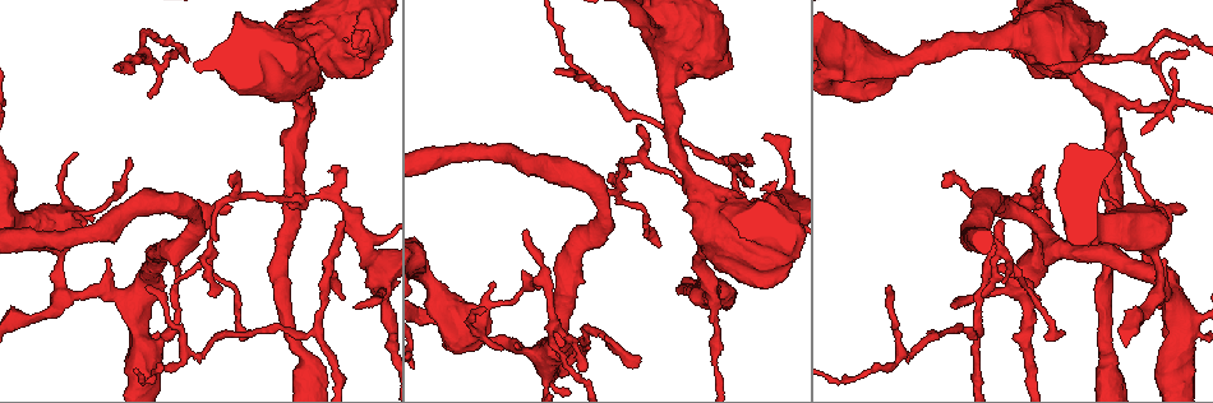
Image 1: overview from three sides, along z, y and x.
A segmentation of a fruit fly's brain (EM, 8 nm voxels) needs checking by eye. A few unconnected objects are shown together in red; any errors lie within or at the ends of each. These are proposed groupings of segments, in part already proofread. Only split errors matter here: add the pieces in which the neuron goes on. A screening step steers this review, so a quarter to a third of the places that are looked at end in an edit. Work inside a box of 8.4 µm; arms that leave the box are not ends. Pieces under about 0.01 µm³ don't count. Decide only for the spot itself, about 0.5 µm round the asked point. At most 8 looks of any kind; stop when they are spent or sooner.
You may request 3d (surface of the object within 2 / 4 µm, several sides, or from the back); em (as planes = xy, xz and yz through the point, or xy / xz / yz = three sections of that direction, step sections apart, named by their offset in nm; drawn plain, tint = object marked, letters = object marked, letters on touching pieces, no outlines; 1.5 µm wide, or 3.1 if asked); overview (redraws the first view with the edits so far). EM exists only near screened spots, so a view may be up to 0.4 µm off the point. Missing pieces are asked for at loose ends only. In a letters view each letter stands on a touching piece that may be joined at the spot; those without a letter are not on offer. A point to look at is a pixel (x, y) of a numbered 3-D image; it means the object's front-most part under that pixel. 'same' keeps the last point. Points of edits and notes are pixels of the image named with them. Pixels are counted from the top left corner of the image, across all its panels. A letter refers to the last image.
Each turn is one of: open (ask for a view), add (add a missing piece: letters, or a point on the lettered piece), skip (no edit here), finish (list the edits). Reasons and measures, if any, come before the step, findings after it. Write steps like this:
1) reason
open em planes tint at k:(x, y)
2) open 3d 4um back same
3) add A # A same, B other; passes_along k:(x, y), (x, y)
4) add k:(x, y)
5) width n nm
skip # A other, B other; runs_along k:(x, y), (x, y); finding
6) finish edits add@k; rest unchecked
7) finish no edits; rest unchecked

tapers out
open em planes letters at 1:(941, 183)

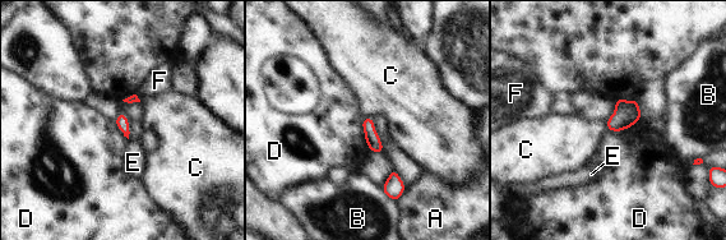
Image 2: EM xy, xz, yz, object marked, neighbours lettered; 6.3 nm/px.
skip # A other, B other, C other, D other, E other, F other; none of them fits

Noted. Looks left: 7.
thin end
open 3d 2um at 1:(73, 153)

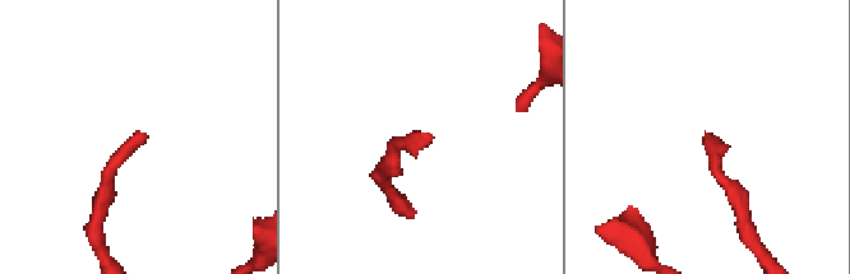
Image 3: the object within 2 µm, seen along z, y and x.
open em xy step 4 letters at 3:(428, 136)

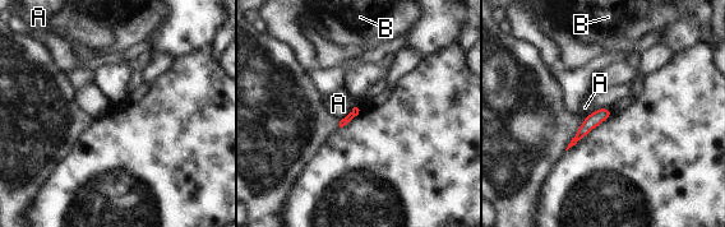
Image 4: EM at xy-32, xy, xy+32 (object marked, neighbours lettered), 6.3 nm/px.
skip # A other, B other; border 4:(354, 107), (340, 121); none of them fits

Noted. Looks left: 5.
free end
open em xz step 8 letters at 1:(638, 366)

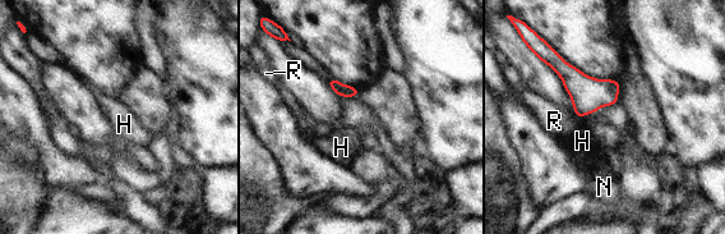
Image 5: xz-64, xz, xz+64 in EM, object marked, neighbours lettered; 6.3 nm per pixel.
cut it another way
open em planes letters same

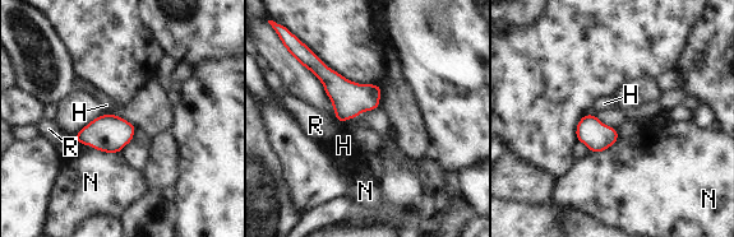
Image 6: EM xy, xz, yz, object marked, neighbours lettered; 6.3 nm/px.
longest_contact N 260 nm
skip # H other, N other, R other; no lettered piece goes on from it

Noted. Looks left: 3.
tapers out
open 3d 2um at 1:(344, 297)

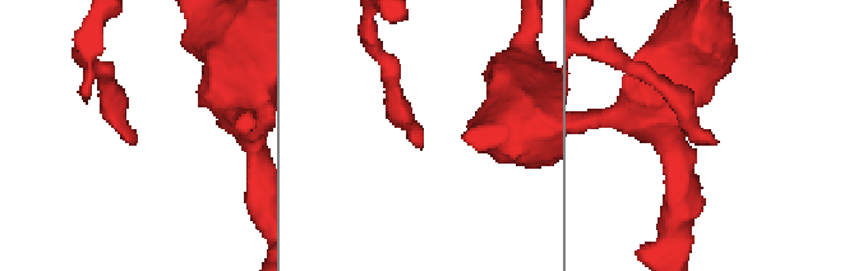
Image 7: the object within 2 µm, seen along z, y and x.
open em xy step 8 letters at 7:(132, 141)

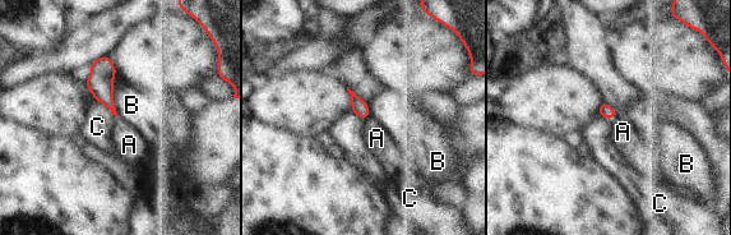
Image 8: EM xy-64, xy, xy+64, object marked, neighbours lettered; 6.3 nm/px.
skip # A other, B other, C other; border 8:(369, 115), (364, 120); no lettered piece goes on from it

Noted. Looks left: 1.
finish no edits; rest unchecked

